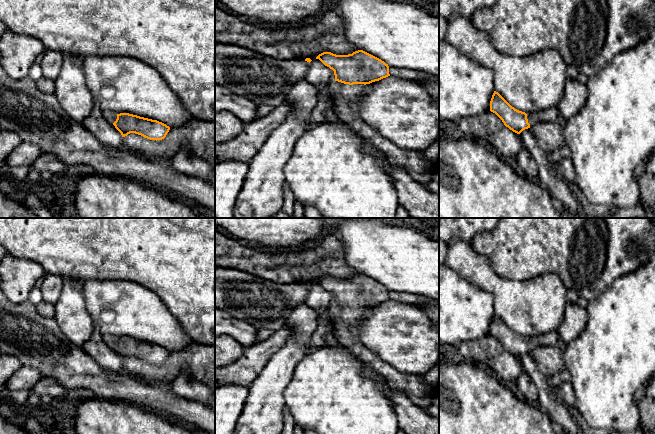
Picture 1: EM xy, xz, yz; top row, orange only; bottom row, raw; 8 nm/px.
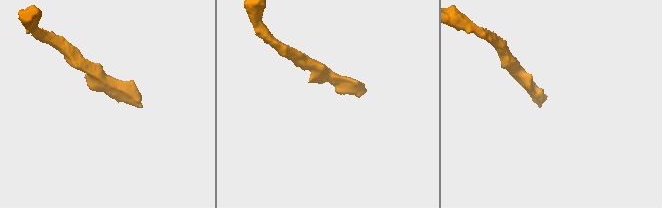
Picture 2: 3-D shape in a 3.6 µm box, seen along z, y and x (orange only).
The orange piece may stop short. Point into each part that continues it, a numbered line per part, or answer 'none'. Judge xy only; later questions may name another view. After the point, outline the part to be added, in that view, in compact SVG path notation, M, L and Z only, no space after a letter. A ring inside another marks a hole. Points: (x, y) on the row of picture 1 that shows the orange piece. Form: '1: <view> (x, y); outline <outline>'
1: xy (112, 117); outline M105 112L104 115L105 115L106 119L109 120L112 124L117 119L117 114L116 113Z

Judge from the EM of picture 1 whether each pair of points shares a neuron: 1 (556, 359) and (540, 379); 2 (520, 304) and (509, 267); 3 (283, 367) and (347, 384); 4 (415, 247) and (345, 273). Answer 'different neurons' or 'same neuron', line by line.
1: different neurons
2: different neurons
3: different neurons
4: different neurons

